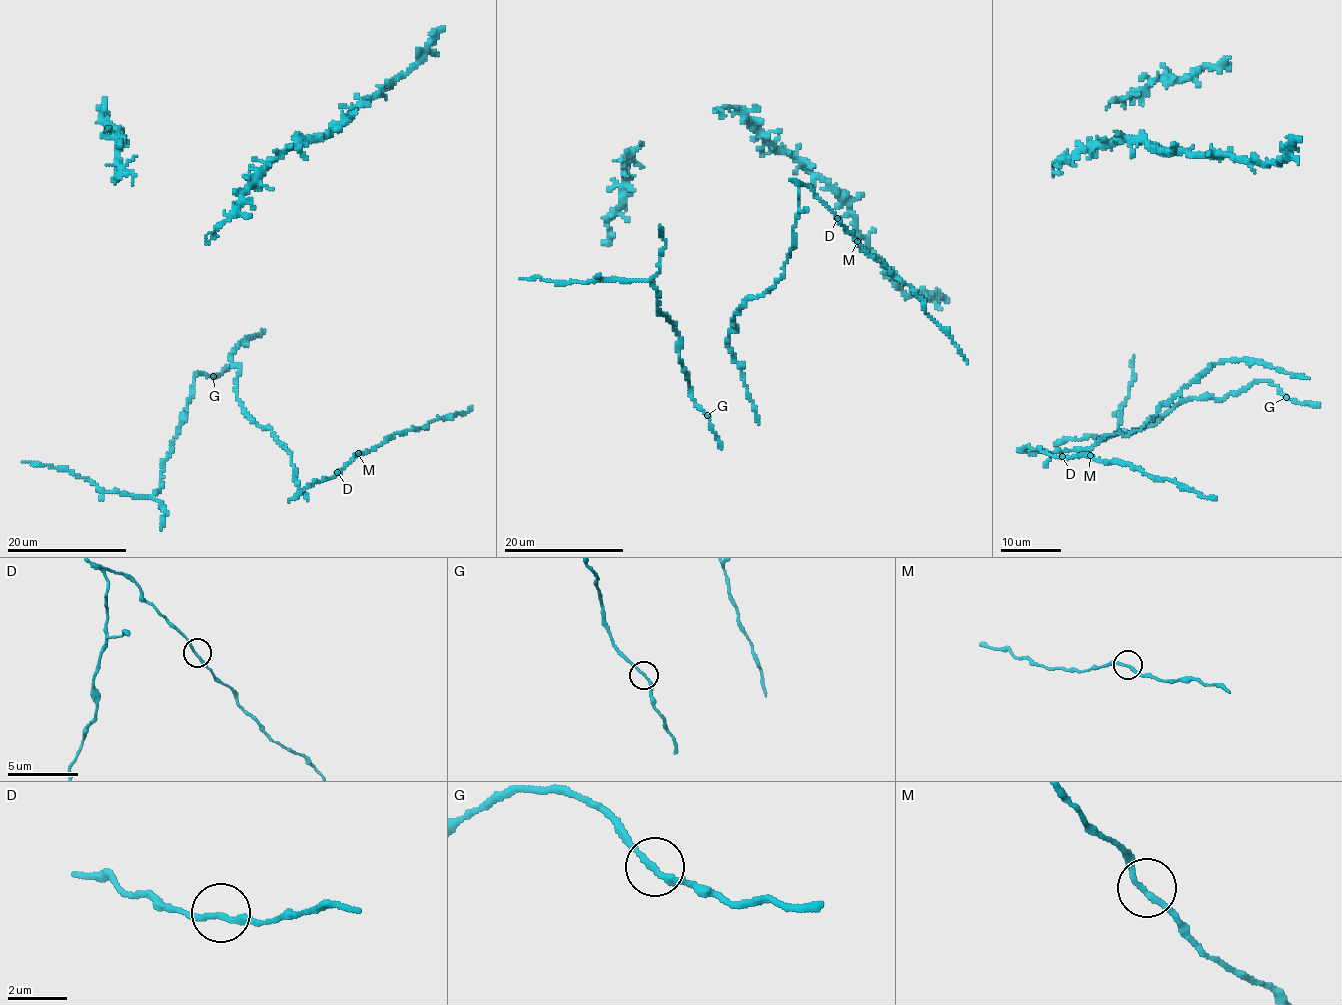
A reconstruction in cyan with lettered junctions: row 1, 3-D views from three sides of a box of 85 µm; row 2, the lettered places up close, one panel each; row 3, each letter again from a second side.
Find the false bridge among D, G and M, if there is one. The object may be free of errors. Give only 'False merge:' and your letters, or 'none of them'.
False merge: none of them

